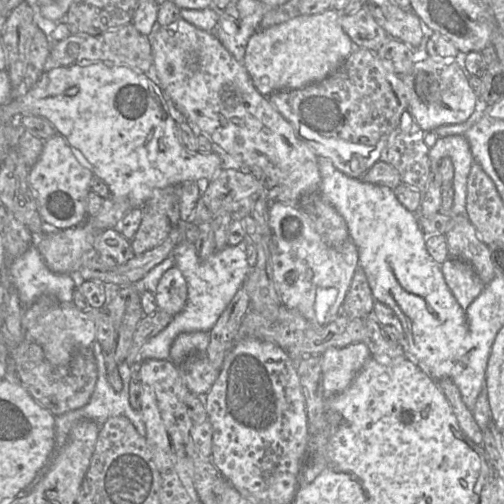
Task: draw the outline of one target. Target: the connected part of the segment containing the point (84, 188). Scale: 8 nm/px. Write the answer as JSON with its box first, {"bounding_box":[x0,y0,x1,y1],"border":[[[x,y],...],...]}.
{"bounding_box":[28,134,95,229],"border":[[[56,134],[43,142],[43,150],[35,165],[29,169],[28,183],[36,199],[38,212],[46,225],[58,229],[75,227],[86,219],[86,197],[95,175],[76,158],[68,141]]]}

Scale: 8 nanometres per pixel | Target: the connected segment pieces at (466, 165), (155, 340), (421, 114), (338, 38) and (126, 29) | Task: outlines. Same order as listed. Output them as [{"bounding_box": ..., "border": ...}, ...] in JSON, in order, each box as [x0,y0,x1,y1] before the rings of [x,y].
[{"bounding_box":[429,135,474,215],"border":[[[451,135],[439,137],[435,140],[434,144],[429,149],[429,160],[431,171],[436,175],[436,179],[439,162],[444,157],[450,158],[454,167],[454,177],[452,181],[453,206],[450,214],[466,215],[467,178],[474,163],[474,158],[466,138],[462,135]]]},{"bounding_box":[136,225,251,366],"border":[[[187,225],[185,239],[177,244],[170,254],[187,283],[186,304],[161,332],[140,347],[136,356],[138,366],[149,359],[169,359],[171,345],[181,333],[209,332],[250,272],[251,267],[246,260],[245,242],[216,250],[209,258],[202,260],[194,246],[197,236],[197,225]]]},{"bounding_box":[401,57,478,132],"border":[[[431,57],[417,60],[410,71],[401,77],[406,89],[408,109],[425,132],[443,125],[463,123],[475,111],[478,97],[469,85],[466,72],[453,62],[454,59]]]},{"bounding_box":[243,9,356,97],"border":[[[328,9],[320,14],[298,15],[284,23],[266,29],[258,29],[250,38],[243,65],[257,91],[269,97],[284,90],[296,90],[324,80],[335,73],[356,48],[340,24],[340,14]]]},{"bounding_box":[49,23,153,76],"border":[[[132,23],[122,25],[100,35],[70,35],[50,46],[49,58],[60,66],[92,65],[124,66],[136,72],[153,76],[153,55],[147,36],[140,34]]]}]

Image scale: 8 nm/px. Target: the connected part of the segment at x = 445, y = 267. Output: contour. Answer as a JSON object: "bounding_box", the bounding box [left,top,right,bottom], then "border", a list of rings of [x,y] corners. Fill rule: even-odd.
{"bounding_box":[440,258,486,308],"border":[[[448,258],[440,267],[447,286],[463,308],[467,308],[486,286],[473,267],[463,260]]]}

